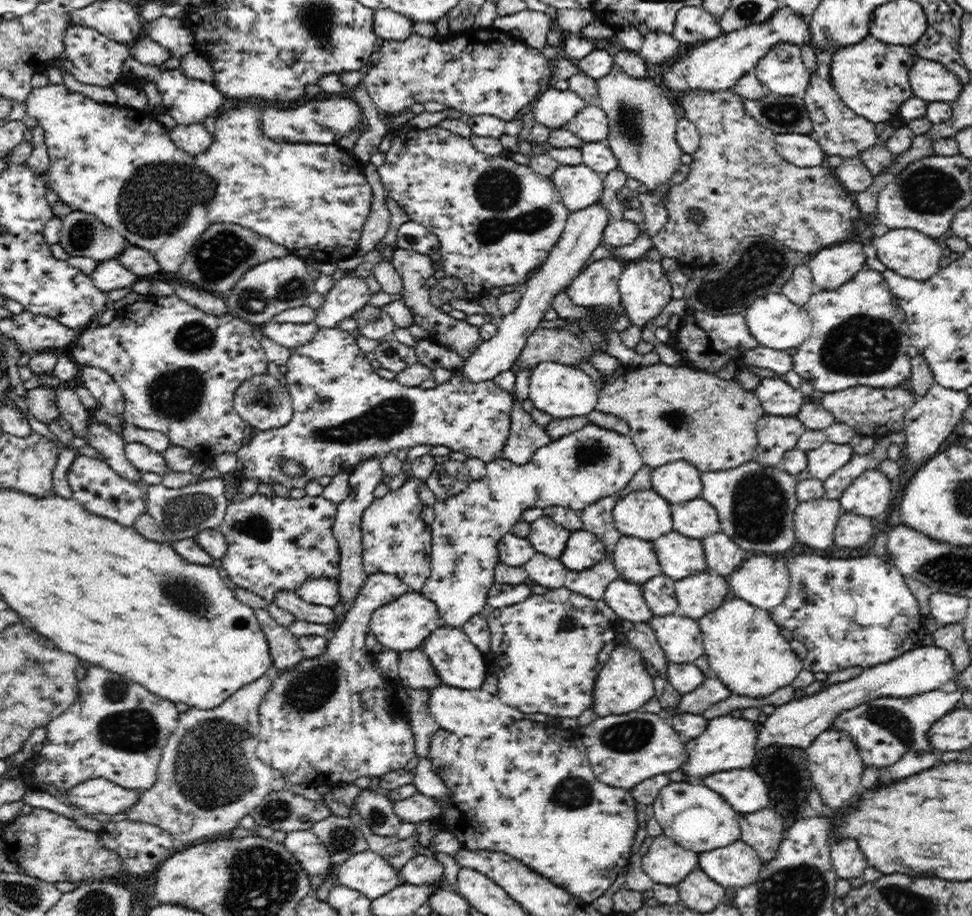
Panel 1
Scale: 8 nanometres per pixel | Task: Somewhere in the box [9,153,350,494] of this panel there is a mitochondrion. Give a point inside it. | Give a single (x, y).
(161, 197)

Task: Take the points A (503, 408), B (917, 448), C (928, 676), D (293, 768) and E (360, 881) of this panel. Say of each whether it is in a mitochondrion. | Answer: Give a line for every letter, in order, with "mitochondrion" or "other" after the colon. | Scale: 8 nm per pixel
A: other
B: other
C: other
D: other
E: other

